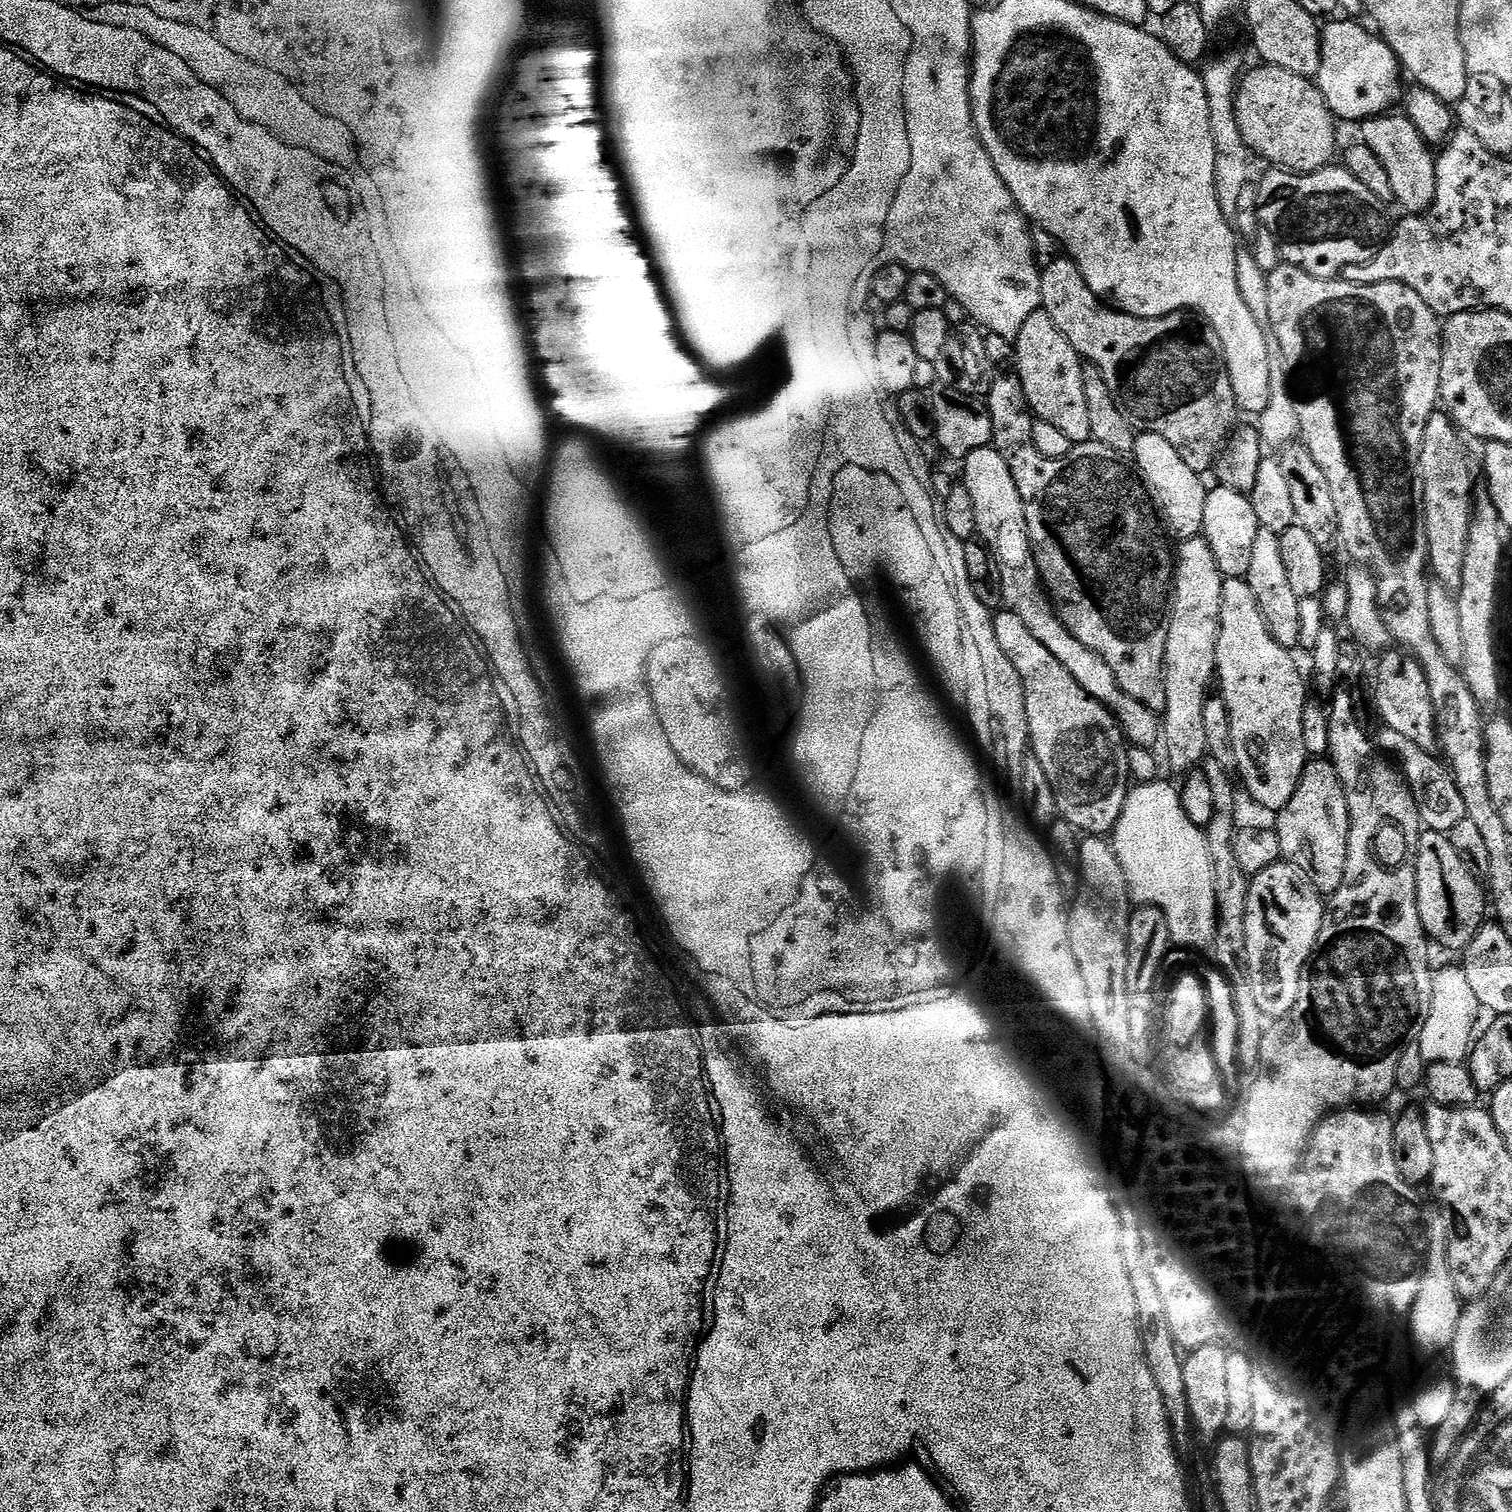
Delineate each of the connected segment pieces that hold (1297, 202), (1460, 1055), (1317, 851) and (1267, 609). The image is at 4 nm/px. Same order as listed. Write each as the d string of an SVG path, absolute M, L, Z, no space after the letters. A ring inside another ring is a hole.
M1343 166L1320 168L1317 172L1290 172L1273 167L1272 172L1258 180L1260 193L1260 223L1269 228L1280 241L1280 254L1285 264L1293 264L1304 268L1318 278L1331 280L1339 277L1346 266L1366 264L1380 252L1380 248L1388 243L1394 231L1394 219L1388 213L1389 205L1374 190L1362 186L1354 174L1350 174Z
M1463 967L1435 969L1432 978L1432 1001L1430 1002L1430 1018L1426 1018L1426 1026L1422 1026L1422 1034L1418 1041L1420 1056L1424 1062L1458 1062L1467 1061L1477 1035L1476 1019L1482 1015L1482 1009L1470 981L1466 978Z
M1312 758L1304 765L1302 778L1286 806L1275 813L1274 827L1282 842L1283 859L1296 864L1310 878L1312 885L1321 894L1331 894L1342 886L1342 878L1346 874L1348 861L1348 836L1352 832L1352 823L1348 817L1348 803L1342 782L1338 778L1338 770L1332 765L1331 759Z
M1260 528L1258 538L1254 540L1254 551L1250 554L1250 570L1246 577L1250 590L1254 590L1254 598L1258 598L1258 606L1268 624L1270 634L1283 648L1296 650L1301 647L1302 618L1300 617L1300 601L1298 594L1290 586L1290 577L1286 574L1285 560L1282 558L1282 542L1280 533Z

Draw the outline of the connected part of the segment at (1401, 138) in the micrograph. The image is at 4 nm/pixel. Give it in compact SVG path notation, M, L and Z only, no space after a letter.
M1396 114L1374 116L1363 121L1362 142L1370 150L1374 150L1382 166L1386 166L1386 174L1390 174L1393 197L1397 201L1400 199L1408 207L1409 213L1426 212L1436 203L1436 156L1407 115L1392 115Z

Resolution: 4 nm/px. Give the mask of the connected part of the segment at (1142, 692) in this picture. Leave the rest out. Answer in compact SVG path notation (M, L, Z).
M1009 370L1004 373L1001 371L996 375L988 391L986 403L992 419L991 447L995 448L998 454L1002 454L1002 458L1006 458L1006 466L1010 466L1010 474L1018 486L1018 494L1024 503L1028 537L1032 543L1032 557L1036 559L1040 578L1043 580L1044 587L1055 607L1056 615L1068 627L1068 632L1074 634L1074 638L1078 638L1078 642L1082 642L1082 646L1097 652L1110 666L1110 670L1114 670L1114 678L1118 678L1120 689L1123 692L1145 704L1150 711L1163 714L1168 708L1166 706L1166 686L1164 685L1164 659L1166 658L1166 638L1170 634L1176 561L1174 559L1174 544L1173 548L1171 544L1173 541L1157 513L1151 496L1148 495L1147 488L1144 487L1144 481L1140 479L1137 469L1129 461L1129 465L1124 461L1127 459L1118 450L1114 450L1110 446L1102 446L1094 439L1089 440L1086 444L1073 446L1070 454L1066 454L1062 458L1046 458L1046 454L1038 454L1038 446L1034 446L1034 430L1032 429L1034 417L1025 405L1022 382L1015 371Z

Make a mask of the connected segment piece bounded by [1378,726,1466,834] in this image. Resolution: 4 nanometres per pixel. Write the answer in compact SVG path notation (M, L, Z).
M1381 727L1380 730L1378 747L1381 753L1391 754L1398 761L1402 775L1408 781L1412 796L1416 800L1416 807L1420 809L1421 825L1430 832L1445 834L1452 832L1454 826L1458 826L1458 822L1466 819L1466 802L1458 790L1456 780L1452 777L1447 763L1440 758L1435 760L1429 749L1410 742L1410 738L1404 738L1402 734L1388 727Z

